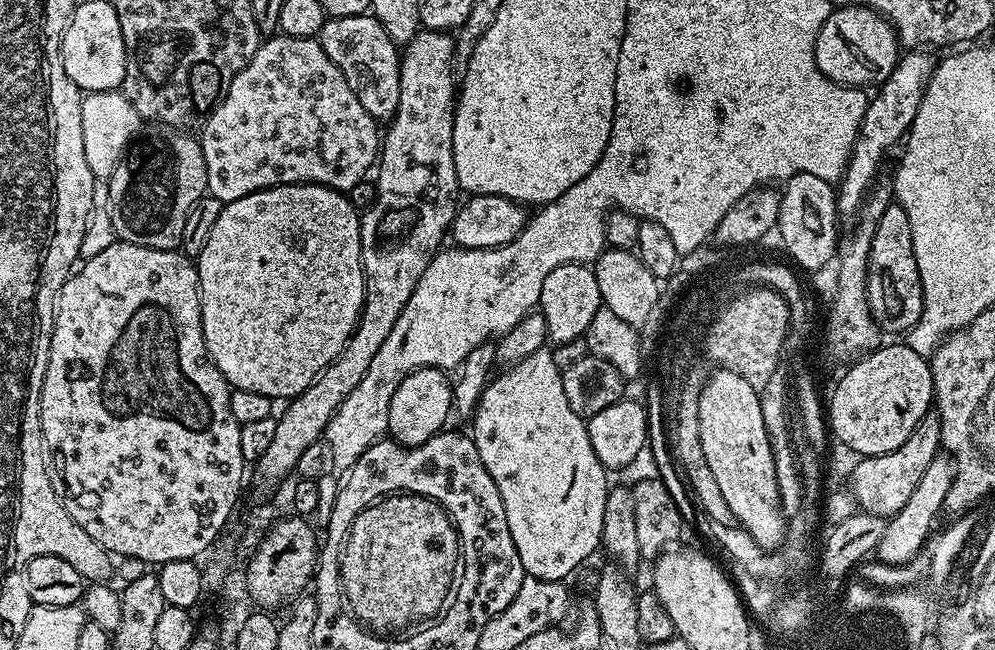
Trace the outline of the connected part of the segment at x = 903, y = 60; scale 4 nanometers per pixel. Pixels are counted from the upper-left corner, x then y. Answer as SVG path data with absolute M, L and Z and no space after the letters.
M908 50L896 61L890 78L879 85L877 96L873 95L866 106L866 114L862 118L862 126L856 135L856 141L850 154L850 162L846 166L844 176L838 182L836 194L836 210L841 217L855 217L864 204L864 199L877 183L880 167L892 147L899 145L907 137L912 128L914 118L918 114L918 106L922 106L922 98L930 78L934 74L937 61L932 60L933 53L928 50Z

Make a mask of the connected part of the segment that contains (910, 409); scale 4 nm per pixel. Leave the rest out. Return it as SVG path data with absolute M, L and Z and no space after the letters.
M906 342L888 344L877 347L863 358L855 361L852 368L836 384L832 392L832 400L827 401L826 415L831 435L836 436L857 457L881 456L890 454L890 450L898 450L902 442L906 442L916 433L918 422L933 407L934 389L932 386L932 370L929 361L918 355Z

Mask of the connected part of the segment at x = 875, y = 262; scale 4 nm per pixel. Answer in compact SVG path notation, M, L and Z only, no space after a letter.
M893 202L886 206L878 226L874 230L874 242L870 246L868 277L866 278L868 305L881 333L907 334L922 318L924 295L922 278L918 274L918 262L914 258L914 238L910 238L910 218L902 206Z

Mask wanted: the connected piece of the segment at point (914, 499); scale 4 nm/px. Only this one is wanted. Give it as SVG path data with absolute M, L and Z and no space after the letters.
M938 454L930 466L926 466L926 474L918 478L918 486L914 486L914 494L906 501L906 506L887 521L880 535L878 546L874 550L875 559L883 563L906 564L921 555L924 544L932 536L937 527L936 519L945 511L946 494L950 494L950 486L956 477L957 461L951 455Z

